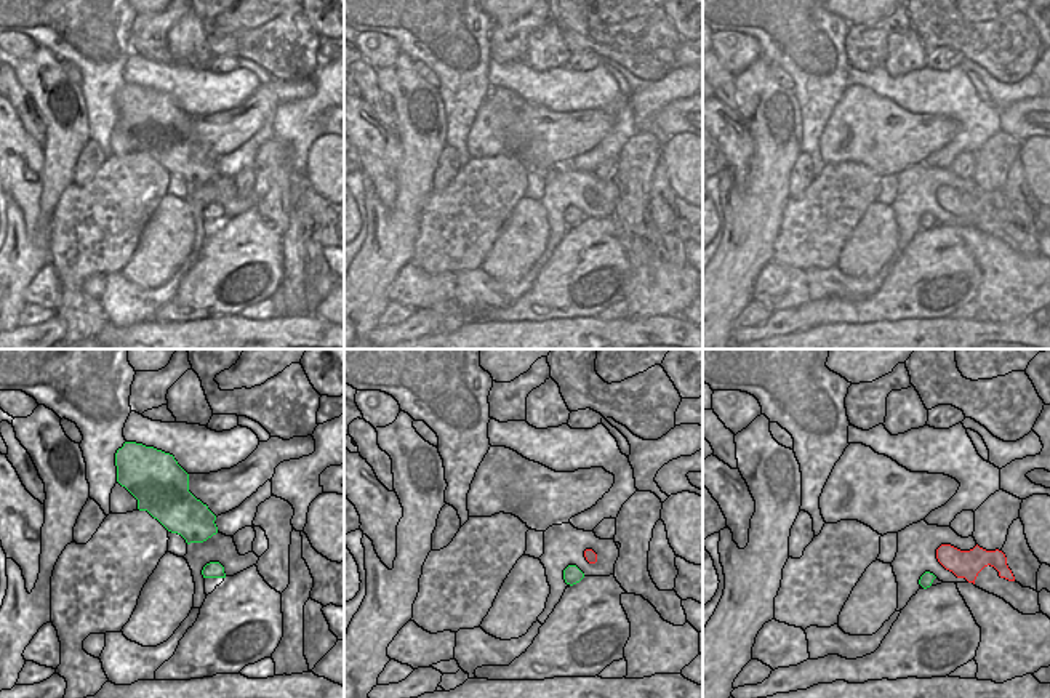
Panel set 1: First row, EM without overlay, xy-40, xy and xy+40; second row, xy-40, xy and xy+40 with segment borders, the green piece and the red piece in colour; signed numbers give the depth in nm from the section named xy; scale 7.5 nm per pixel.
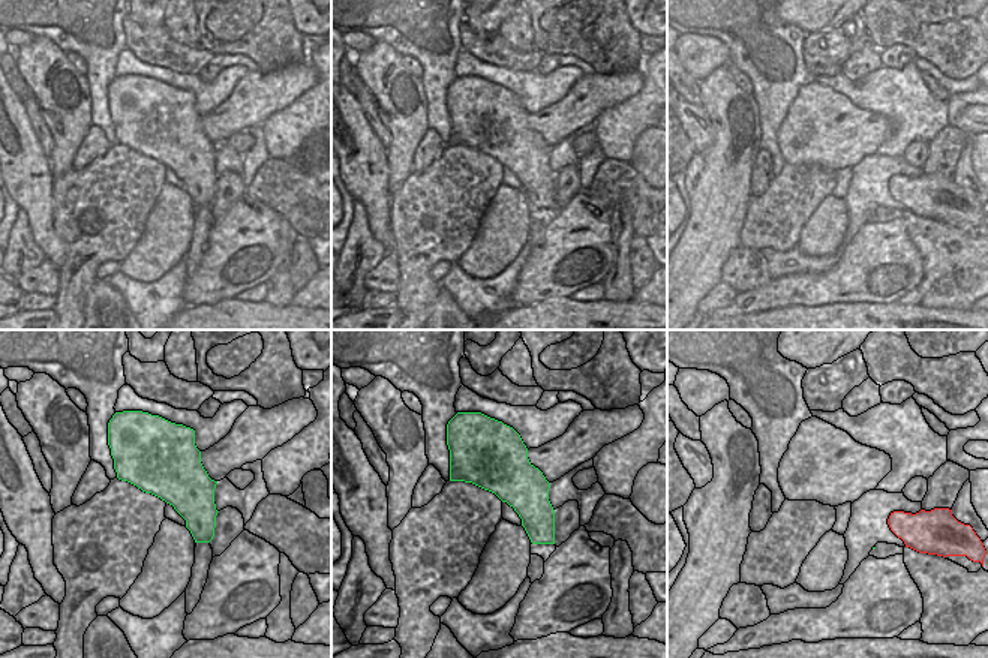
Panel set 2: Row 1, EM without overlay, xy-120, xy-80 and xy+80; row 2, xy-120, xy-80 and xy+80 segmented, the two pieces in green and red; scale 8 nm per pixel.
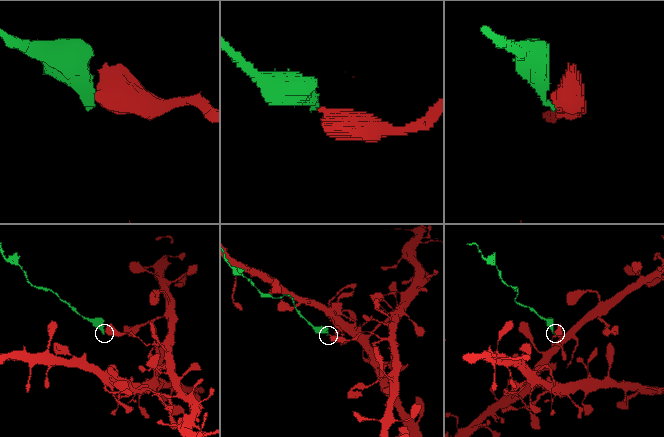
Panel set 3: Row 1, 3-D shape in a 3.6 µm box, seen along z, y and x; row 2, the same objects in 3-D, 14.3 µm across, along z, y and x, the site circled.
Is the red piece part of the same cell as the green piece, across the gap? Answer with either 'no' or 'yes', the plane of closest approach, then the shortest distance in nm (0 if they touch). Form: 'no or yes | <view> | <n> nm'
no | xy | 90 nm

